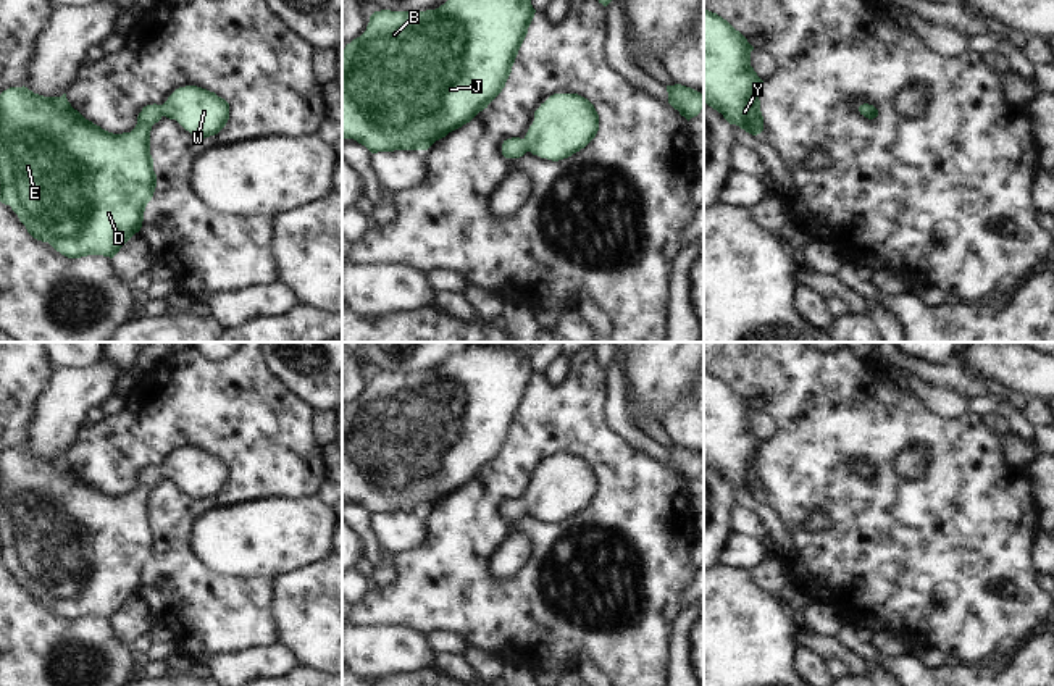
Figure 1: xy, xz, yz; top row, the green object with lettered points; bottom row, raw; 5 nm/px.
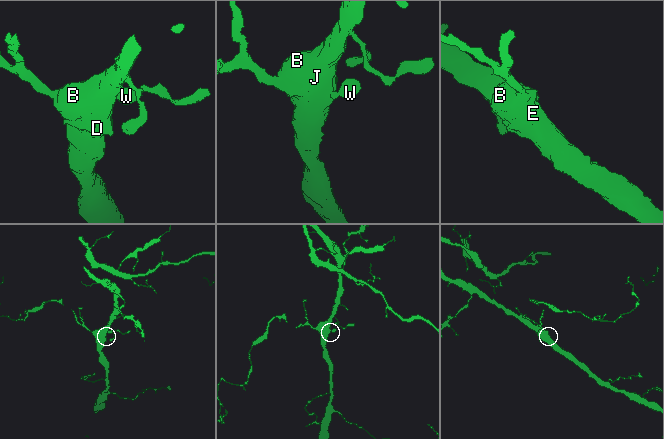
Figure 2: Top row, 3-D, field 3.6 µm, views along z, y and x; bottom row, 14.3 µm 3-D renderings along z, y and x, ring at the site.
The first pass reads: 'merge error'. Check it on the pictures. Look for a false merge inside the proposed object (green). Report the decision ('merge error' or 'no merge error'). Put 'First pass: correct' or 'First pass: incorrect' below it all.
no merge error
First pass: incorrect

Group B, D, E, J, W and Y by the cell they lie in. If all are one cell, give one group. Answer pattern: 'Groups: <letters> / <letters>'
Groups: B D E J W Y.

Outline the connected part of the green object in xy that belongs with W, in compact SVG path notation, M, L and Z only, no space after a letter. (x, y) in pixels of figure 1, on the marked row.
M197 86L176 89L163 105L147 105L131 132L113 134L86 119L71 107L66 94L44 97L27 87L10 87L0 94L0 202L10 205L27 232L48 242L68 258L103 255L113 258L142 228L144 211L157 187L150 131L163 116L176 119L199 139L218 134L229 119L229 103Z

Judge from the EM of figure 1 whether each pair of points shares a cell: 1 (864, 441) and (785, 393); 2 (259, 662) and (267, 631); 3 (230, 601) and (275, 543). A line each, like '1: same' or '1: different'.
1: same
2: different
3: different

